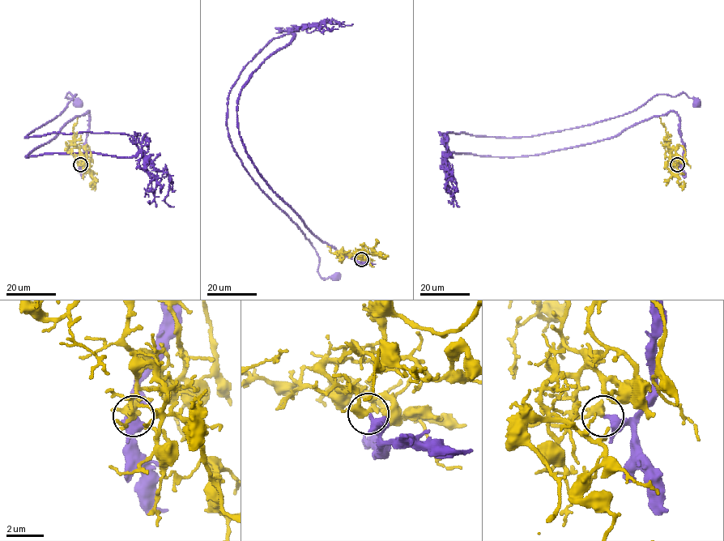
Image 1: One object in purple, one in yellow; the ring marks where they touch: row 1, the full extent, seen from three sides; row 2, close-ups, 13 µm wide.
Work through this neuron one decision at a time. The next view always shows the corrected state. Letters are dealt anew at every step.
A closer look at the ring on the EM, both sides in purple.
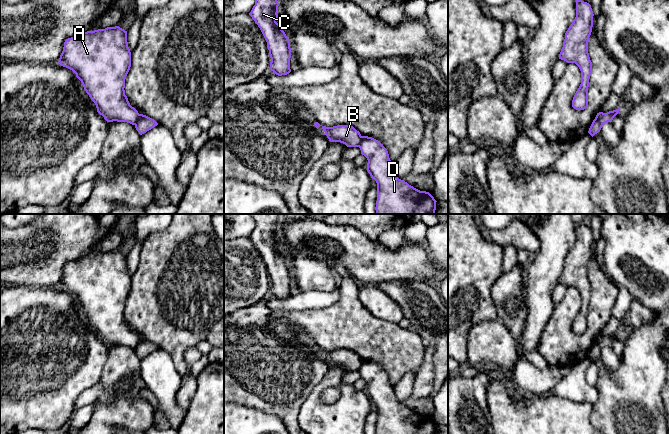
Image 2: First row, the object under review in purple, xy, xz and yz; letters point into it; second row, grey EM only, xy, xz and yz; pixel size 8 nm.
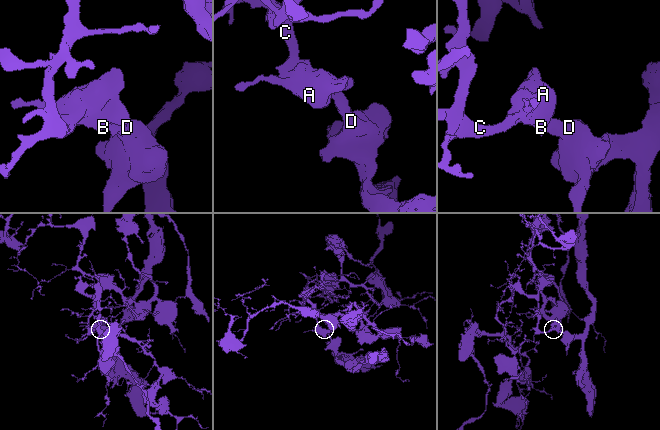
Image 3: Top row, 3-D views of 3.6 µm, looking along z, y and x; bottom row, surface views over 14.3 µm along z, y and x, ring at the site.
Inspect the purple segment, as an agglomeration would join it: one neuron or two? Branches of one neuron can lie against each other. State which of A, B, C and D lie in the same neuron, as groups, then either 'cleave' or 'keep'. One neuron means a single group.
A B C / D | cleave

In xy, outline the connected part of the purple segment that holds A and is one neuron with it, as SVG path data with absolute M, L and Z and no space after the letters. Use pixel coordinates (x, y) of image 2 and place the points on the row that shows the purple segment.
M115 26L68 38L58 64L76 74L107 122L135 125L139 113L130 105L124 90L131 67L127 31Z

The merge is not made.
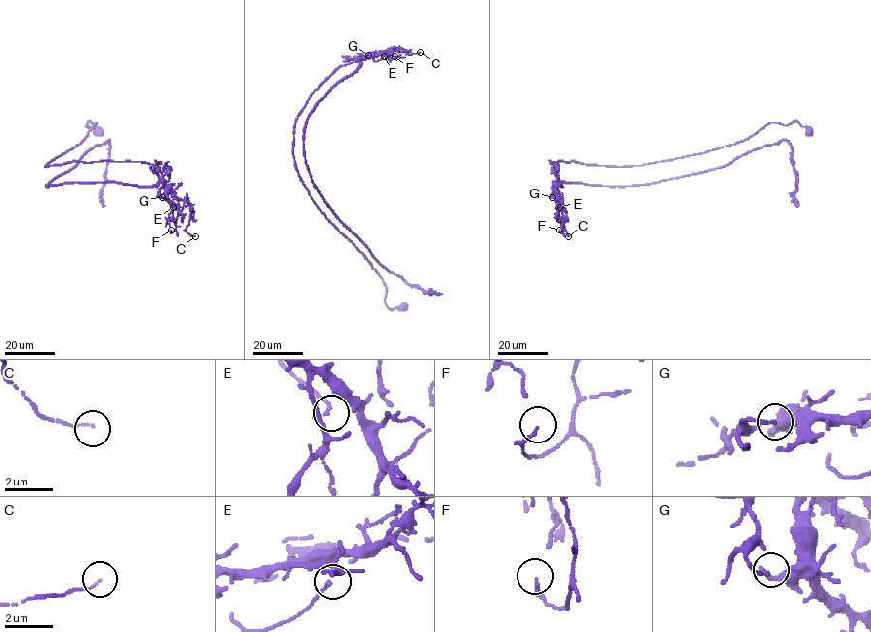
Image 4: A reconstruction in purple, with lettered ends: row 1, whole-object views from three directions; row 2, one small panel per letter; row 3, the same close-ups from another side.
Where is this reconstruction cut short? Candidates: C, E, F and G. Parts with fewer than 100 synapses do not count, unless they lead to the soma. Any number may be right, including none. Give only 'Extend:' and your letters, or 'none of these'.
Extend: none of these

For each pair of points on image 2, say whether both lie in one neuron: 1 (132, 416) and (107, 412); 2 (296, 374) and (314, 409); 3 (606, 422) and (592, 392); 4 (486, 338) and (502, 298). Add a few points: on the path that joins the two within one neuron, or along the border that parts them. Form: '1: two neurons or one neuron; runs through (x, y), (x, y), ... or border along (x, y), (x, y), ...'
1: one neuron; runs through (126, 412), (113, 412)
2: two neurons; border along (322, 378), (301, 405), (298, 418)
3: two neurons; border along (596, 386), (598, 399), (592, 404)
4: two neurons; border along (497, 319), (509, 331), (512, 337)

